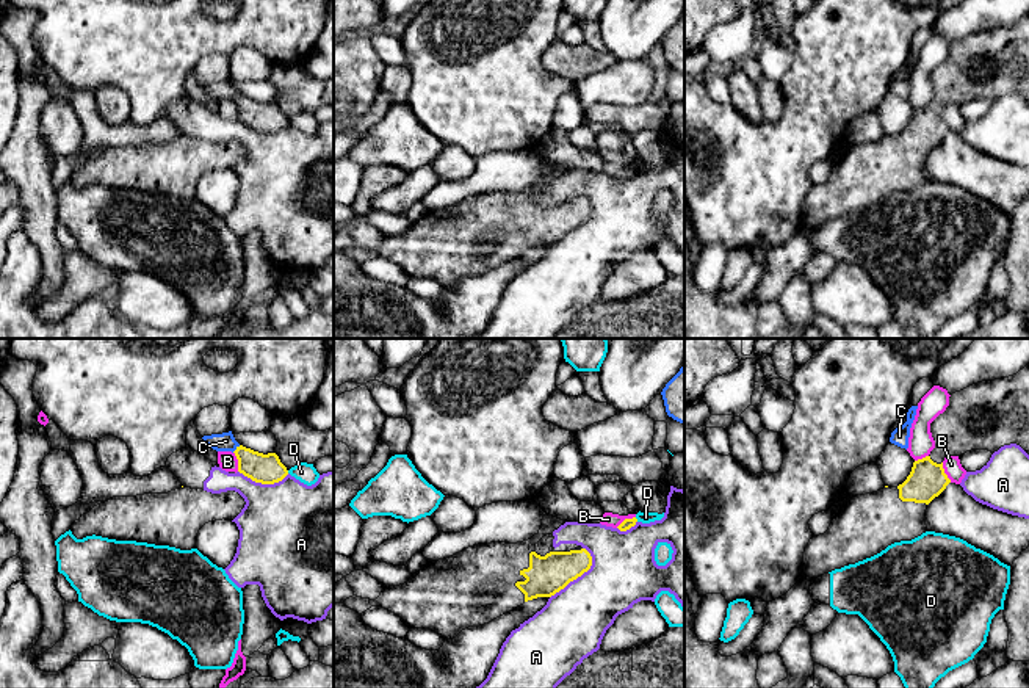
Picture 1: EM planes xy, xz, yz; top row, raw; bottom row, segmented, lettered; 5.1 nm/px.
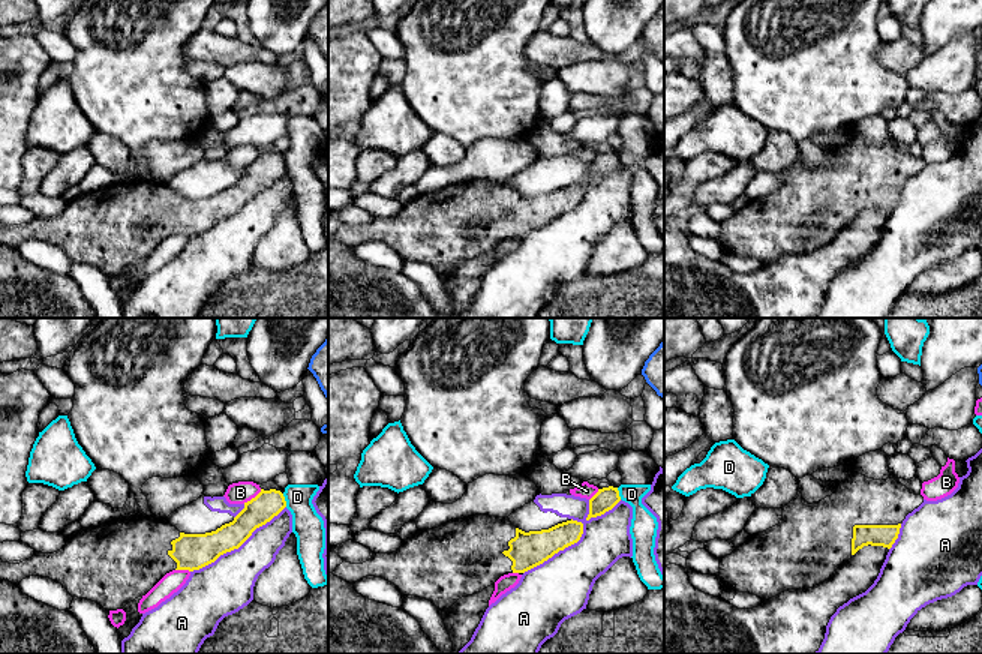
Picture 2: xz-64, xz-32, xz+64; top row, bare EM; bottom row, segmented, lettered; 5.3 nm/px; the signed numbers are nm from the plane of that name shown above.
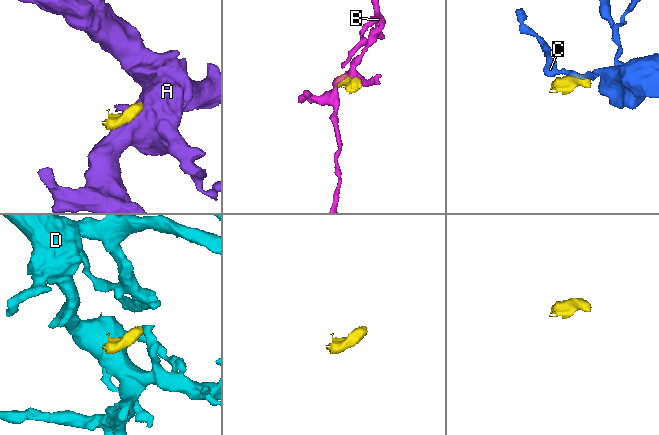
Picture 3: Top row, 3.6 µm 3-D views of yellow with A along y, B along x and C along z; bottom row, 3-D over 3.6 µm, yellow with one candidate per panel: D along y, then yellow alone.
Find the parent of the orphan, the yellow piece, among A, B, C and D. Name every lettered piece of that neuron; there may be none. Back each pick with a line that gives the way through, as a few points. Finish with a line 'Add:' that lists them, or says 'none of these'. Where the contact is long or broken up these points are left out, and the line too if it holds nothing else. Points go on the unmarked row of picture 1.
Add: none of these

